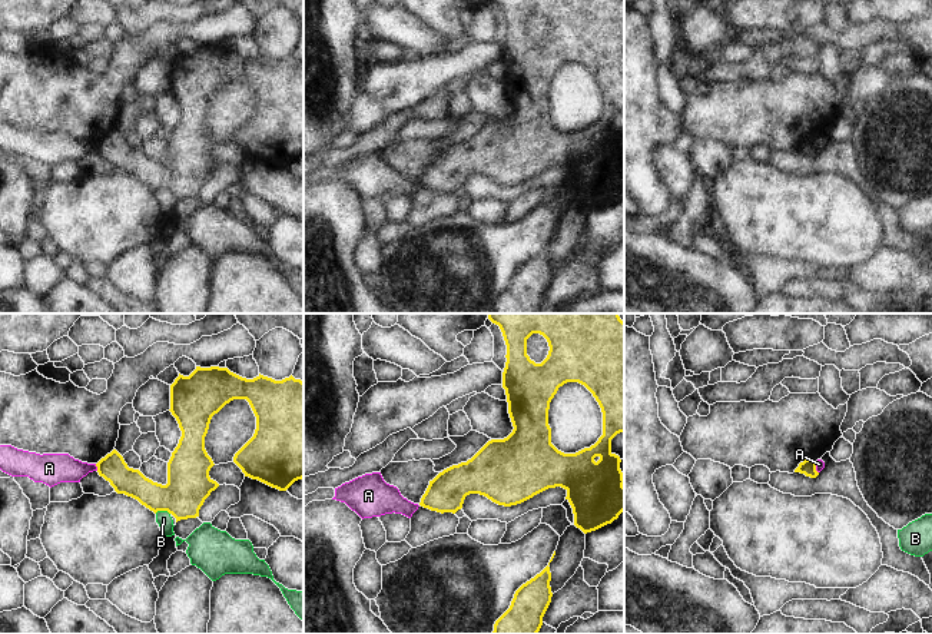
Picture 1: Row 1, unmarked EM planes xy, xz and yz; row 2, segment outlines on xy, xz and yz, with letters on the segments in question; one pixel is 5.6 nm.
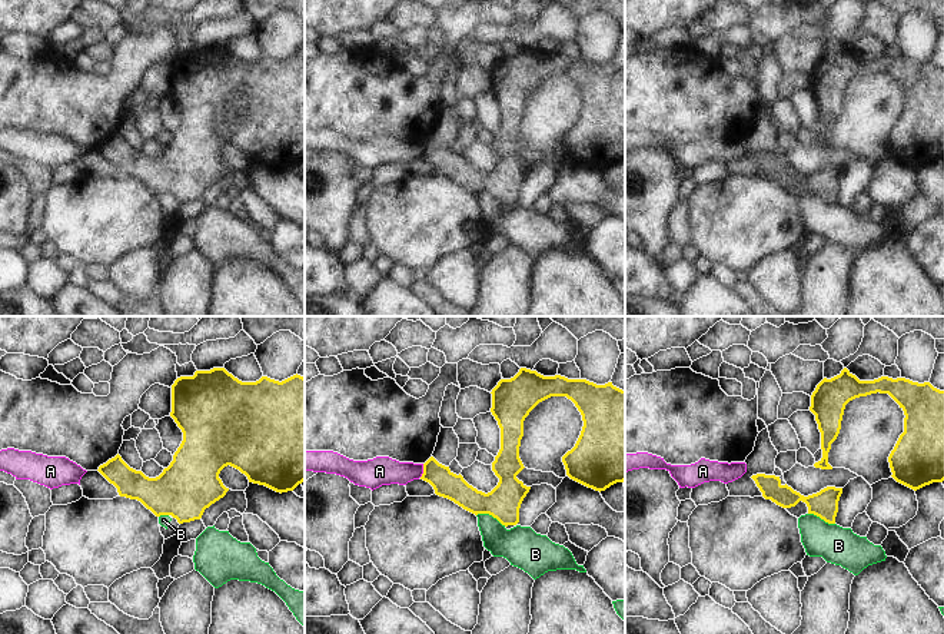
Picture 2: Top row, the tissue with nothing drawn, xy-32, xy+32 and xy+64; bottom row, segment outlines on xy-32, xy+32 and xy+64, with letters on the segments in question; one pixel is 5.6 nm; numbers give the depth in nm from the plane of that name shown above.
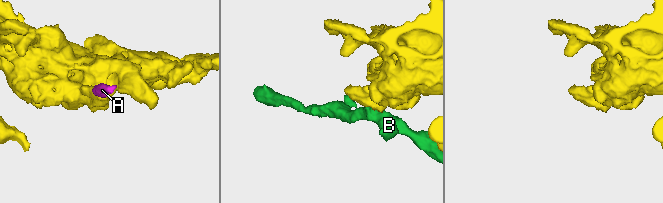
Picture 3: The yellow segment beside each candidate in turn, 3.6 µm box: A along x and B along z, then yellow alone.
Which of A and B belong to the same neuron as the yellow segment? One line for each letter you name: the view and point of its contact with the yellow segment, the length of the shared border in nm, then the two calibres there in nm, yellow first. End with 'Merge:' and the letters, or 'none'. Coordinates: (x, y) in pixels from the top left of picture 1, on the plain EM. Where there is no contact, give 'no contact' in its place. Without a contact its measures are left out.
Merge: none

